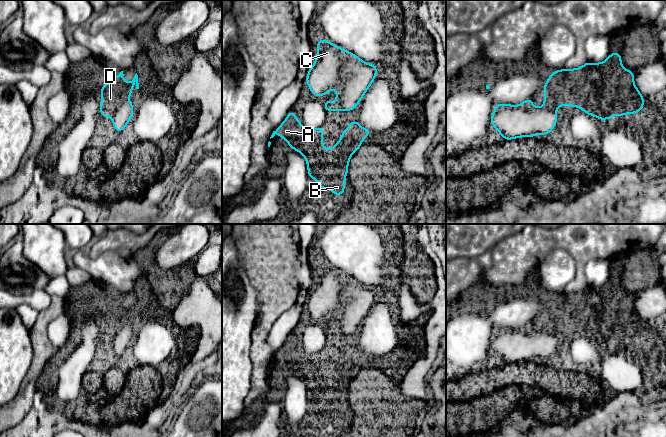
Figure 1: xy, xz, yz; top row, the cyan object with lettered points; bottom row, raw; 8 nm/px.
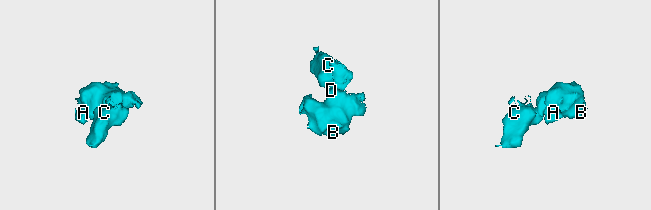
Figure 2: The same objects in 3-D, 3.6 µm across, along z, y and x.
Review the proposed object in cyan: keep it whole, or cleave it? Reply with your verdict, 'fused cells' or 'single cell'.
fused cells

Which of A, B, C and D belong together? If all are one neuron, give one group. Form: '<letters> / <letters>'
A B D / C

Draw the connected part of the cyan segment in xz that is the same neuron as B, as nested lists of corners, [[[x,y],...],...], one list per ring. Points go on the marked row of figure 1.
[[[291,110],[270,139],[276,134],[286,139],[289,147],[305,158],[308,177],[317,180],[319,188],[343,196],[351,155],[361,147],[362,141],[371,132],[361,127],[357,120],[351,121],[348,128],[343,130],[340,141],[326,152],[323,127],[307,130],[295,116],[294,110]]]

